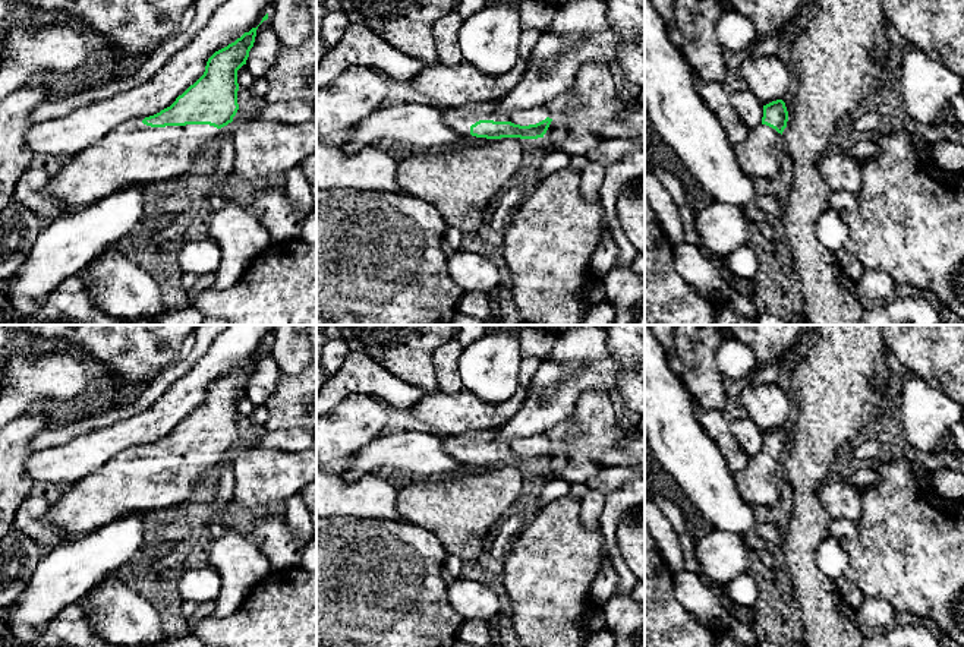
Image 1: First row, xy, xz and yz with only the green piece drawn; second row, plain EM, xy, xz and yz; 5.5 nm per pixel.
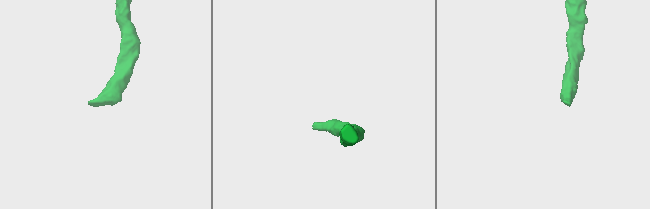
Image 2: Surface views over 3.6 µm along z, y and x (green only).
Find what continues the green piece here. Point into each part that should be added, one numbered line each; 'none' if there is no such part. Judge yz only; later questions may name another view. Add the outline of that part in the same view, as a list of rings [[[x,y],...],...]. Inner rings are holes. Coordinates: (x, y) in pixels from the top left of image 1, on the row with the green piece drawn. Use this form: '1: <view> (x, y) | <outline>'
1: yz (758, 155) | [[[766,124],[750,129],[744,142],[735,145],[740,168],[750,177],[774,177],[779,171],[782,135]]]

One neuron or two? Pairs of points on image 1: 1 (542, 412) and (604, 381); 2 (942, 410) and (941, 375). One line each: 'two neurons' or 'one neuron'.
1: one neuron
2: two neurons

